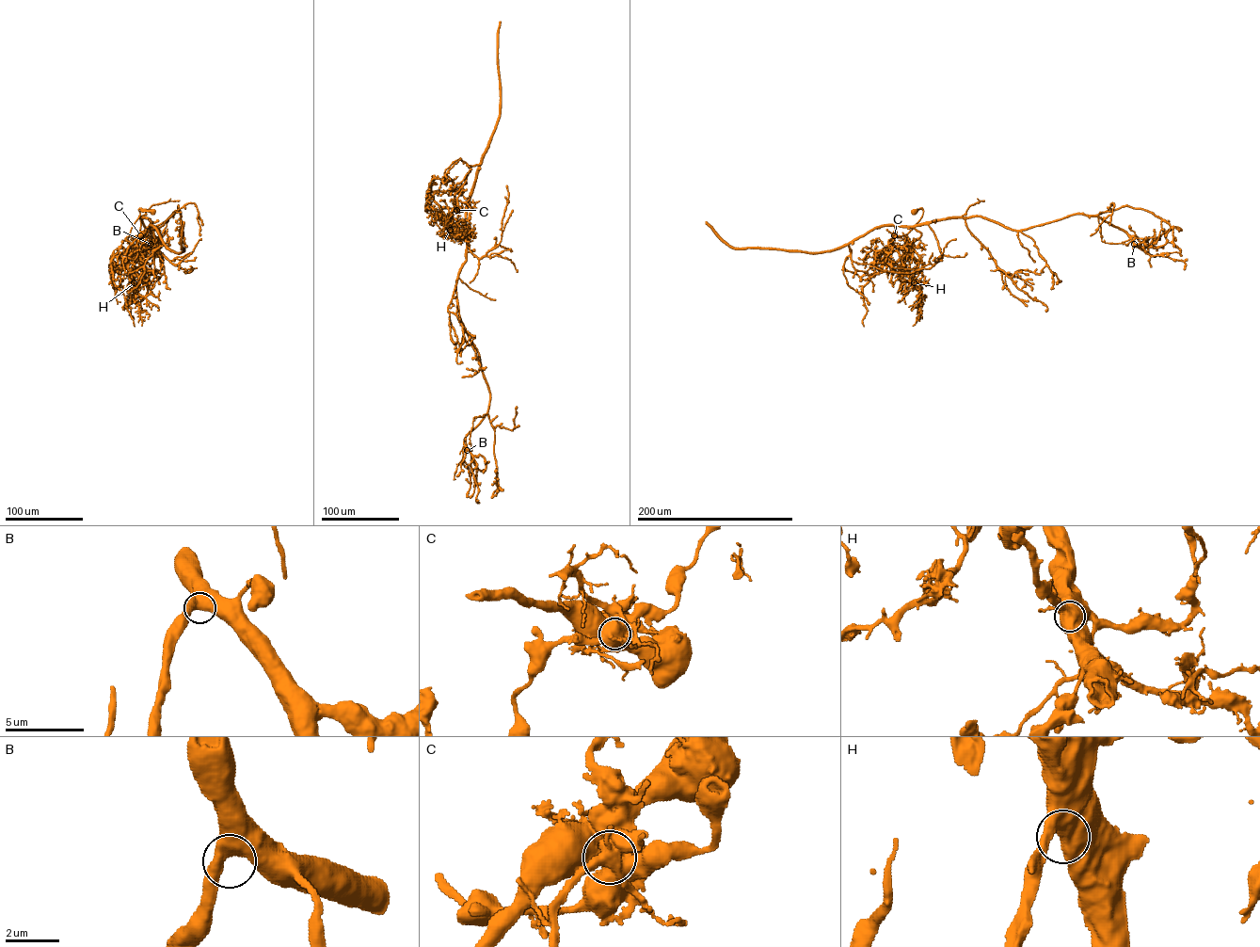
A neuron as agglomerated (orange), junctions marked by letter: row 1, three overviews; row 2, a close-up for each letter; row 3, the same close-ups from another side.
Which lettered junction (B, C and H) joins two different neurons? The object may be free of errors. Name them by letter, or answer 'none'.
C

